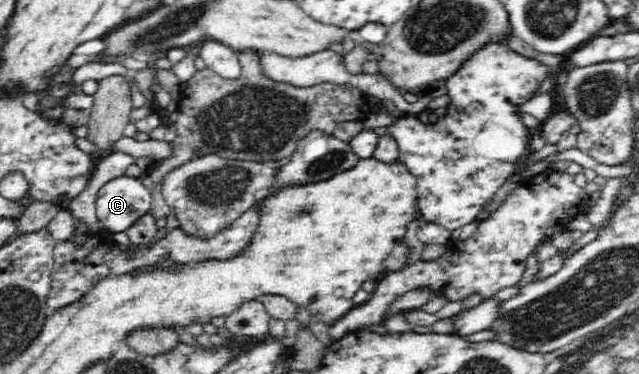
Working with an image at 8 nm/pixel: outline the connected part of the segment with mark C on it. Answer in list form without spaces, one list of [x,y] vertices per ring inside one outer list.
[[[122,175],[112,178],[110,182],[98,190],[95,198],[95,209],[97,218],[103,228],[112,233],[125,231],[130,228],[140,217],[149,213],[150,204],[152,204],[152,193],[145,186],[143,177],[134,177]]]

